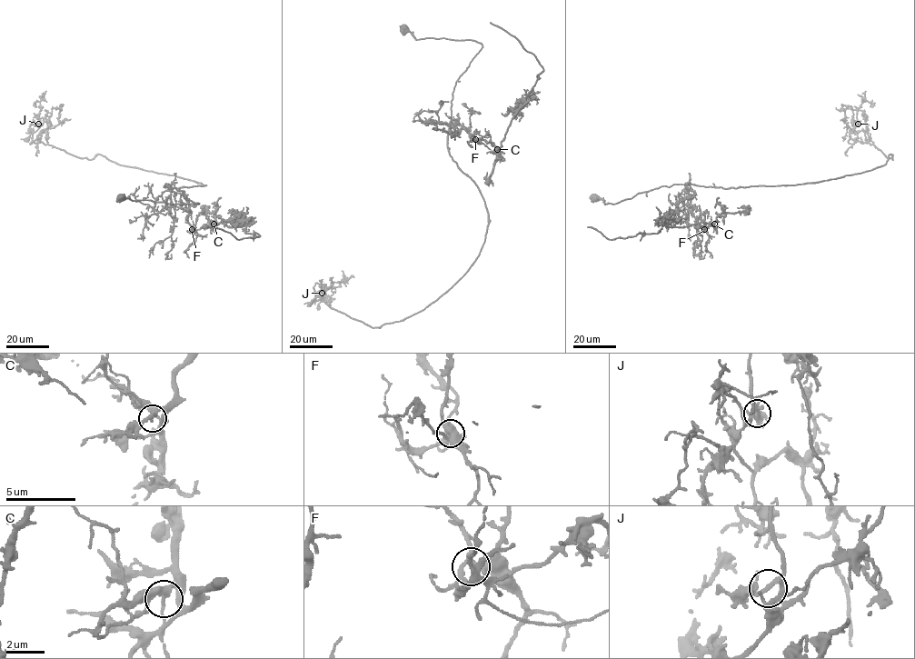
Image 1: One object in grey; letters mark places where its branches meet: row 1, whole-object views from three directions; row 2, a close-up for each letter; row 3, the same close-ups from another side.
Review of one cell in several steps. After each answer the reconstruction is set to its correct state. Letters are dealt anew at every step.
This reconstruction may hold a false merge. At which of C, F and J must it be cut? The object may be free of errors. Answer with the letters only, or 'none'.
C

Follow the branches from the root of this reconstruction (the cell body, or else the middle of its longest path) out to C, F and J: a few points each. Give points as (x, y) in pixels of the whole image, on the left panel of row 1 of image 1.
C: (122, 196), (133, 201), (199, 204), (174, 192), (168, 184), (171, 204), (188, 212), (192, 229), (213, 224)
F: (122, 196), (133, 201), (199, 204), (174, 192), (168, 184), (171, 204), (188, 212), (192, 229)
J: (122, 196), (199, 204), (164, 185), (204, 184), (120, 165), (100, 154), (79, 158), (34, 143), (38, 124)

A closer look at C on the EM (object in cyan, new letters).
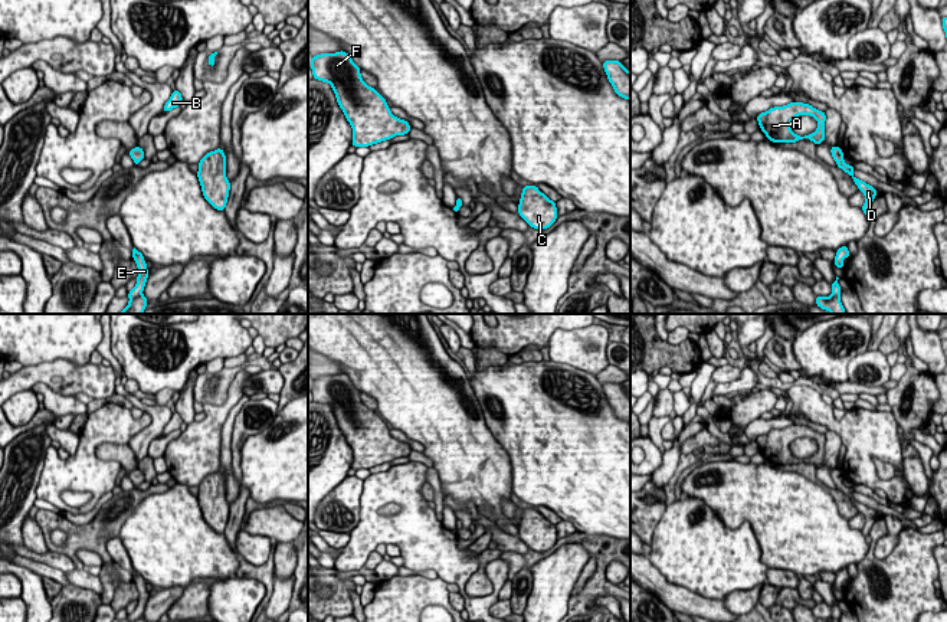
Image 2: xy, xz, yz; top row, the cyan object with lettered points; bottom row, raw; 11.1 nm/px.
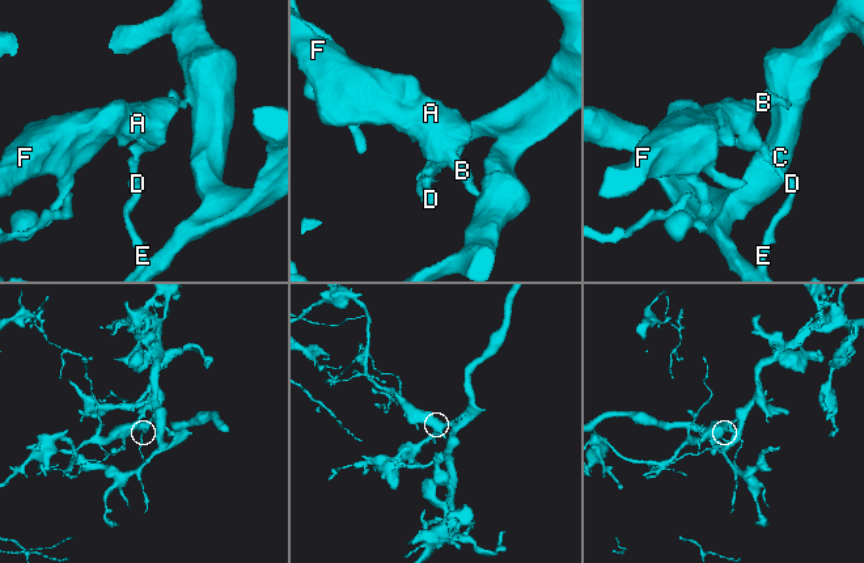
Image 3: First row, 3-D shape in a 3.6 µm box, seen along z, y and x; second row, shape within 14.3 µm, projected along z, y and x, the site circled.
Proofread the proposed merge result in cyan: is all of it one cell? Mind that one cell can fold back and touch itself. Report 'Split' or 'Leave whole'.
Split

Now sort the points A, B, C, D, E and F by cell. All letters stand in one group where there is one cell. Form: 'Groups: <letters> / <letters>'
Groups: A B F / C D E

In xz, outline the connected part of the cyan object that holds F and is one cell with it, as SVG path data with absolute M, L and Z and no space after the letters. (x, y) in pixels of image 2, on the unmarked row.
M340 373L335 376L320 376L312 379L311 392L314 402L328 405L331 407L340 431L353 449L351 468L370 469L373 466L391 462L396 458L409 456L412 452L407 443L394 439L390 435L390 429L381 416L361 402L361 392L353 384L347 374Z

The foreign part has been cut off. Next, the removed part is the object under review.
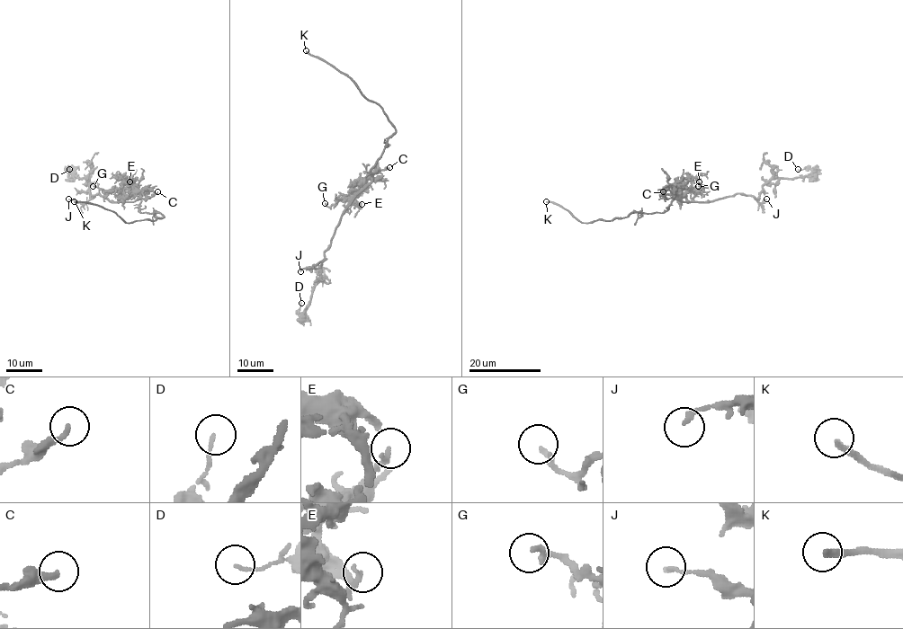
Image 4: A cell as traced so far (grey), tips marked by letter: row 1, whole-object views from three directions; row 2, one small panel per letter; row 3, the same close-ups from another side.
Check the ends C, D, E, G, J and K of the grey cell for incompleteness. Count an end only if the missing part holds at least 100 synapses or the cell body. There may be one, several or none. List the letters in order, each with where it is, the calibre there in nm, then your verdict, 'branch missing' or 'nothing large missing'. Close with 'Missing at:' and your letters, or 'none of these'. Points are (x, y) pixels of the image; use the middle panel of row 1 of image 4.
C: place (389, 167); calibre 260 nm; nothing large missing
D: place (301, 303); calibre 100 nm; nothing large missing
E: place (362, 204); calibre 170 nm; nothing large missing
G: place (325, 203); calibre 180 nm; nothing large missing
J: place (300, 271); calibre 150 nm; nothing large missing
K: place (306, 50); calibre 240 nm; branch missing
Missing at: K

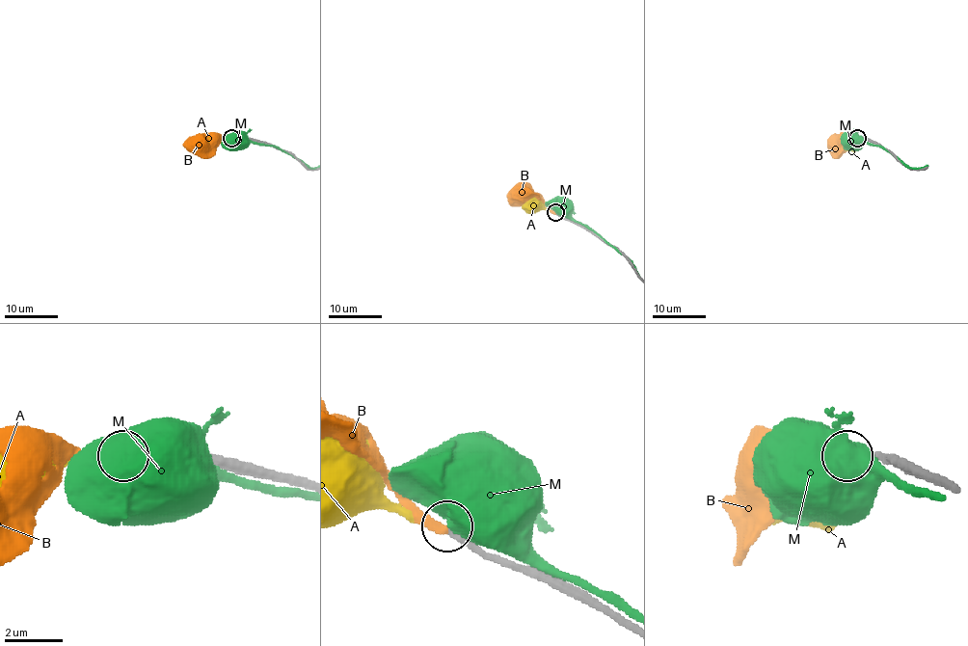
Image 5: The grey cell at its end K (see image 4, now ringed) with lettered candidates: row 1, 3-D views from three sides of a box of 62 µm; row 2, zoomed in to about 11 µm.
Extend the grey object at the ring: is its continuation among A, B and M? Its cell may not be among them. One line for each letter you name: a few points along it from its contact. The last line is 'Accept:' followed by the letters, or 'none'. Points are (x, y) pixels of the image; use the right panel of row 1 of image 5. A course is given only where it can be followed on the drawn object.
Accept: none

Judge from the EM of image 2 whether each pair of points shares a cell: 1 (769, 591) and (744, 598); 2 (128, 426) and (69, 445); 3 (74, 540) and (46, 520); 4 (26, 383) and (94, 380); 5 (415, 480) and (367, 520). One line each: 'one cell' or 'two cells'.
1: two cells
2: two cells
3: one cell
4: one cell
5: one cell

